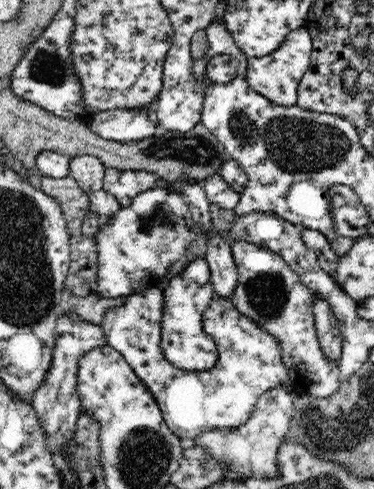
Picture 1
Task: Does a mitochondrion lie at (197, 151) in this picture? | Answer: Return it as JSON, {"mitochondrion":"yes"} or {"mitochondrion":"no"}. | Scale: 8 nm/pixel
{"mitochondrion":"yes"}

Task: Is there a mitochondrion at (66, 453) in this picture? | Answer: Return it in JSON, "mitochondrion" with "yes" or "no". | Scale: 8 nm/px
{"mitochondrion":"no"}

